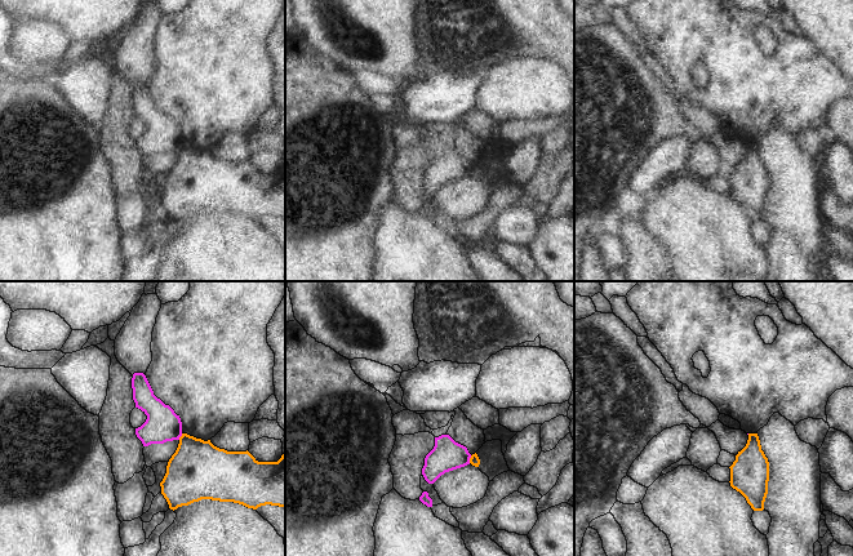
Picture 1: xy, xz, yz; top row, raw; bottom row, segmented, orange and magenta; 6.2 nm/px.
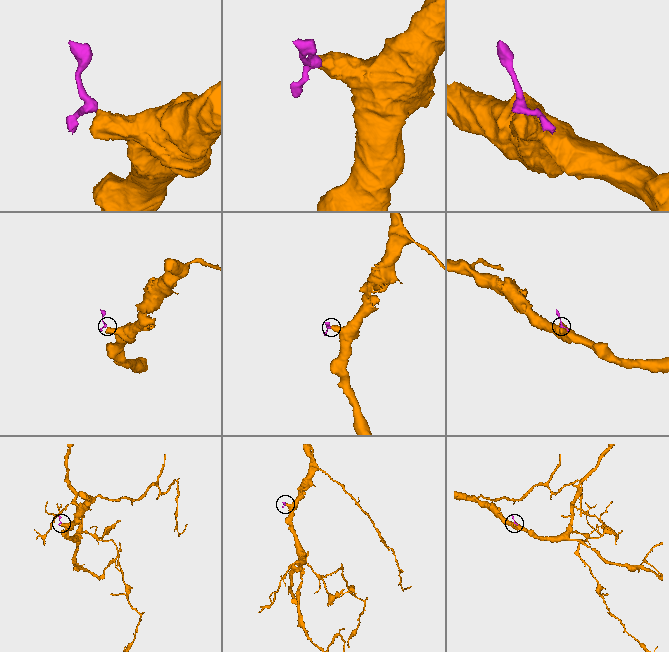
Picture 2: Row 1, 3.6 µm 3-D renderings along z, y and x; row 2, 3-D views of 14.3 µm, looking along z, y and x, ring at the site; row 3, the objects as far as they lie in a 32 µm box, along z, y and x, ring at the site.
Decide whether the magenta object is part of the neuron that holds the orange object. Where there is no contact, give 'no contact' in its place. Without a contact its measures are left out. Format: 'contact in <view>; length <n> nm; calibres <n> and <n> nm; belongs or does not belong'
contact in xz; length 50 nm; calibres 60 and 190 nm; does not belong

